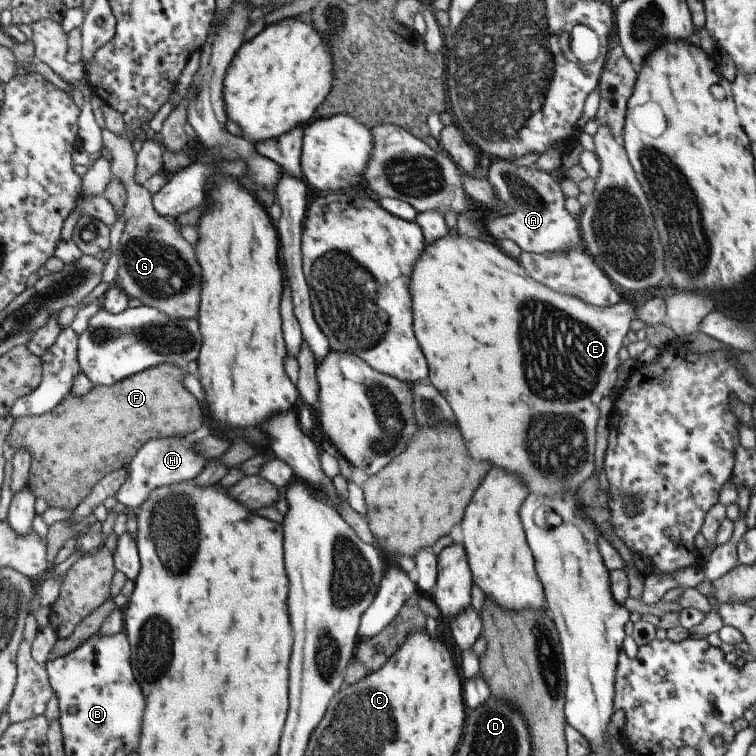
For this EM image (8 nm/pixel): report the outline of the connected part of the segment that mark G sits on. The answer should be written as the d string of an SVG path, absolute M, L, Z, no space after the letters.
M105 128L101 131L101 144L109 150L107 162L112 178L119 180L125 188L122 212L124 228L114 251L118 262L112 283L118 285L129 299L137 298L142 305L157 308L167 316L195 319L201 274L193 256L193 248L179 234L179 225L155 212L150 202L150 192L133 180L136 154L131 148L131 141Z

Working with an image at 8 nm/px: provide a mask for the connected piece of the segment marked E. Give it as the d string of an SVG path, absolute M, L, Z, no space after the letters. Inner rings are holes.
M459 234L441 236L435 242L425 243L423 252L419 254L419 260L415 262L411 276L409 276L409 294L411 294L411 316L413 319L412 329L416 341L419 343L419 350L427 360L429 369L428 378L431 386L435 386L447 404L451 406L457 428L463 436L463 444L471 458L489 462L497 468L503 468L507 472L519 474L523 482L527 484L531 494L565 494L575 492L589 476L593 473L593 450L595 449L595 424L599 418L599 400L606 396L609 388L613 385L619 360L617 352L622 346L627 330L635 318L635 304L627 301L619 301L610 307L596 307L584 303L578 298L571 298L566 294L559 294L549 290L547 286L535 282L529 278L525 269L509 255L504 253L496 242L488 237L466 237Z

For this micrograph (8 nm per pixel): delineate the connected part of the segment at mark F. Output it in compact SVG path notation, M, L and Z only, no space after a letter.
M157 364L137 374L127 376L127 378L122 378L119 382L115 382L115 384L111 386L92 386L89 392L86 392L83 396L79 396L79 398L77 398L77 396L71 396L70 394L72 392L70 392L59 404L56 404L45 414L39 416L22 416L21 418L12 419L13 424L11 425L11 430L7 432L4 441L7 443L7 446L14 451L17 450L17 448L23 448L23 450L27 450L29 456L31 456L26 482L29 482L29 486L31 486L31 490L33 490L35 498L44 500L47 507L52 506L53 508L61 508L61 510L73 510L77 504L83 502L85 498L89 496L89 492L93 490L93 486L95 486L105 474L109 474L109 472L119 470L120 468L126 469L137 450L143 446L143 442L147 442L147 440L151 440L151 438L173 436L173 434L175 434L175 436L185 436L185 434L197 430L197 428L203 424L203 412L201 412L199 402L197 402L197 400L183 388L183 384L181 384L183 371L183 369L177 368L175 364Z

